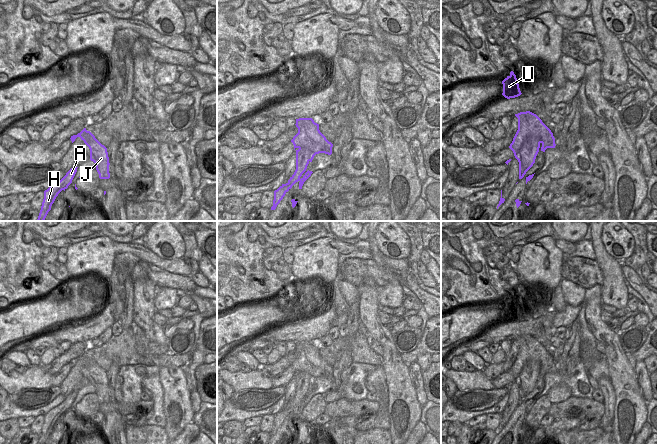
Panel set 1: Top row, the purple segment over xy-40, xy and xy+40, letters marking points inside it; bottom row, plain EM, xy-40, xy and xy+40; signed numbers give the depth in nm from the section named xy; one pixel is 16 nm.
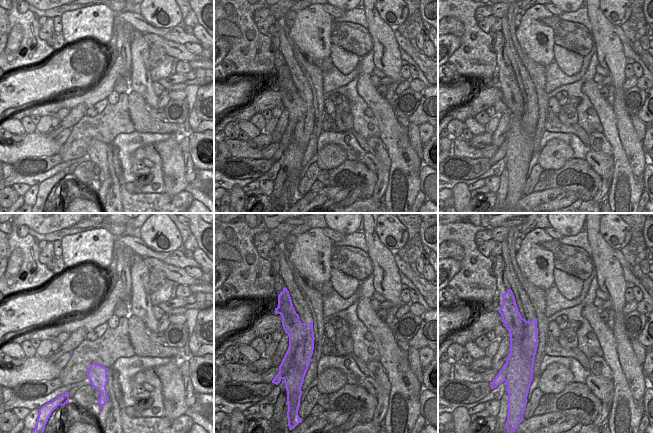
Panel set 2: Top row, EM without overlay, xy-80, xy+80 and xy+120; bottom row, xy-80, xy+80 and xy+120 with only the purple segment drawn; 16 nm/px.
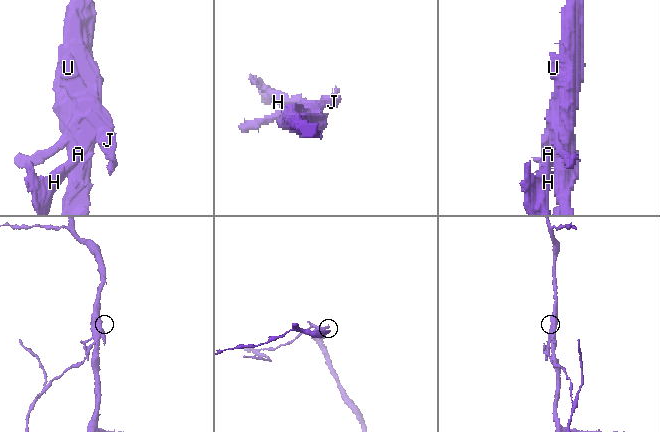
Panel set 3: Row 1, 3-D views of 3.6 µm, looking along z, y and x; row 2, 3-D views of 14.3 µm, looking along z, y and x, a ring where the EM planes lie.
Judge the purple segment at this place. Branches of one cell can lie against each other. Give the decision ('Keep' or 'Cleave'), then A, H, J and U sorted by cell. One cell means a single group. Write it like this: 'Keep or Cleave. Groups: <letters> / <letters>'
Cleave. Groups: A H J / U.

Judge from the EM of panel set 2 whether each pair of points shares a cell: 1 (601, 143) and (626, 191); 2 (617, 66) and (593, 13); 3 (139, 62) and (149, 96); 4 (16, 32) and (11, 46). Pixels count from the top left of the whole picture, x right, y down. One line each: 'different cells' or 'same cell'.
1: different cells
2: same cell
3: same cell
4: same cell

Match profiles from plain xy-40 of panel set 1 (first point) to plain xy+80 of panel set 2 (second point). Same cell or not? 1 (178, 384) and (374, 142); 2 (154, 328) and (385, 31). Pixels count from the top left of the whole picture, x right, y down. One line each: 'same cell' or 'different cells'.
1: different cells
2: different cells

